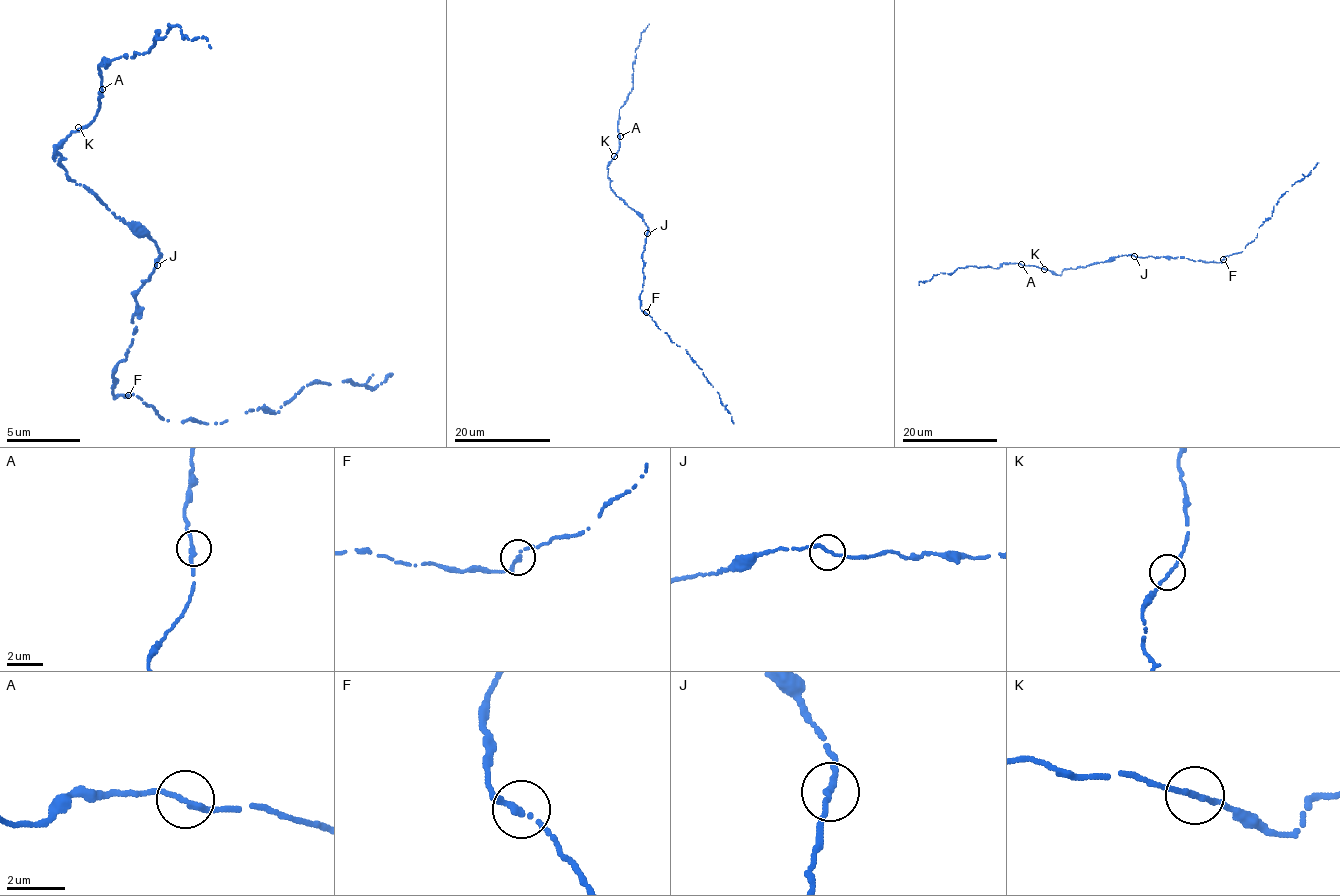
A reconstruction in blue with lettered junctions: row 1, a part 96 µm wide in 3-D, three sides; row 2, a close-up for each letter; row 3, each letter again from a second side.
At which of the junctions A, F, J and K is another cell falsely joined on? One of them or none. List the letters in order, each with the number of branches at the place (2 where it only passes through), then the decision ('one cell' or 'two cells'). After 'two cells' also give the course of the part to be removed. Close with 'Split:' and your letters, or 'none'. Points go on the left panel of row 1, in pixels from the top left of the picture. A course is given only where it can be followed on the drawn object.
A: 2 | one cell
F: 2 | one cell
J: 2 | one cell
K: 2 | one cell
Split: none

